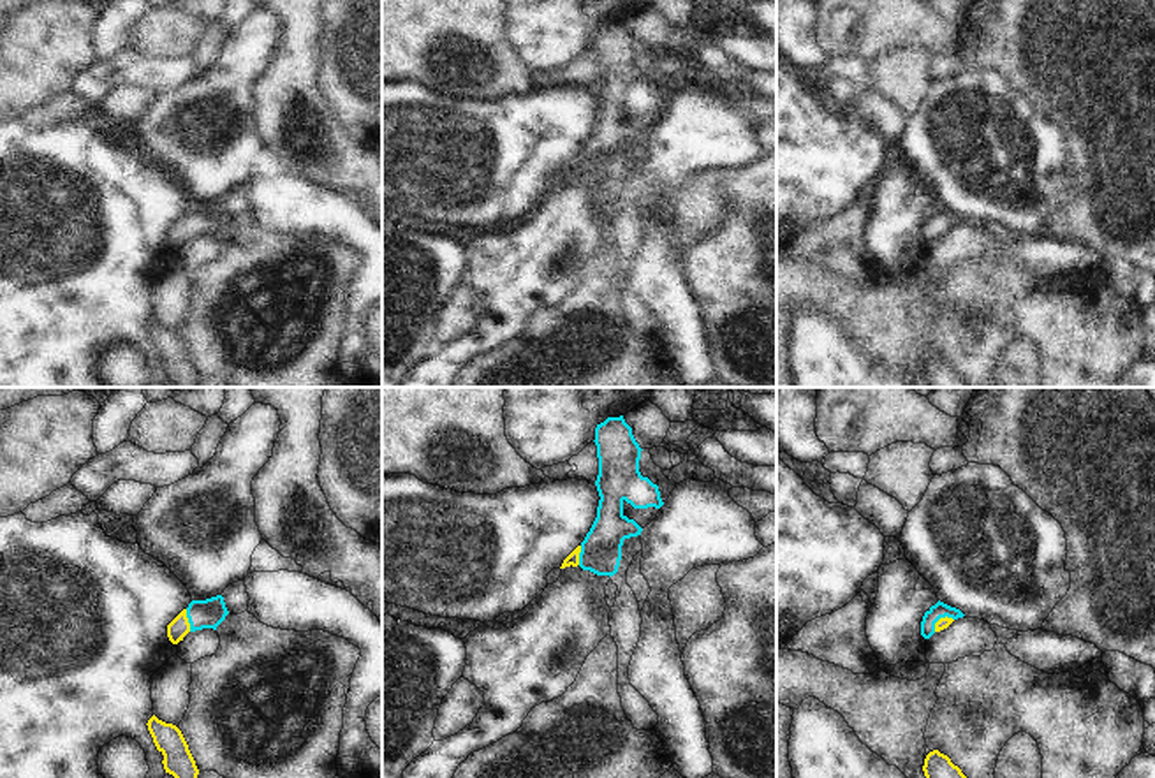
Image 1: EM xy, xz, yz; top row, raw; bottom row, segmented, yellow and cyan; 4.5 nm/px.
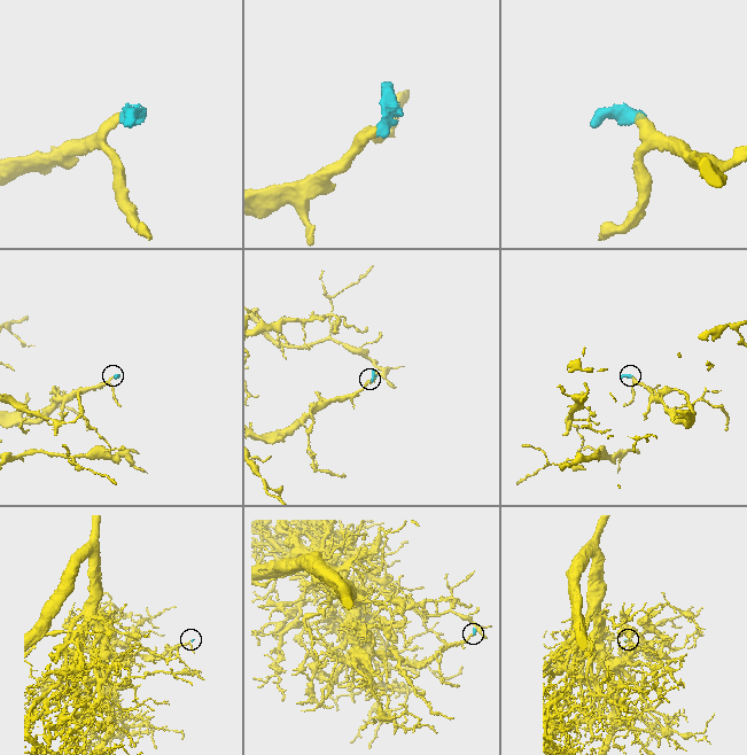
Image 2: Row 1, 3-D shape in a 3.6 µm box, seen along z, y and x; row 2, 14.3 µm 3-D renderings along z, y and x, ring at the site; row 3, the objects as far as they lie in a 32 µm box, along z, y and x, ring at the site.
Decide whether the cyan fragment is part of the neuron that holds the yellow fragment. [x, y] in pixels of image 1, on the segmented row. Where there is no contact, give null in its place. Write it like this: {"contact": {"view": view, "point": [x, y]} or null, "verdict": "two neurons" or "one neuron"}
{"contact": {"view": "xy", "point": [187, 620]}, "verdict": "one neuron"}

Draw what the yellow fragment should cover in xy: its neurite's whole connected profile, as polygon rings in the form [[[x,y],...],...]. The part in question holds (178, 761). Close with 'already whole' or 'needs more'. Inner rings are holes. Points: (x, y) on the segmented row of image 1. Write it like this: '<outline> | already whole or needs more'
[[[155,715],[146,725],[157,750],[164,755],[162,764],[166,773],[174,778],[197,778],[199,769],[181,730],[173,723],[158,720]]] | already whole

